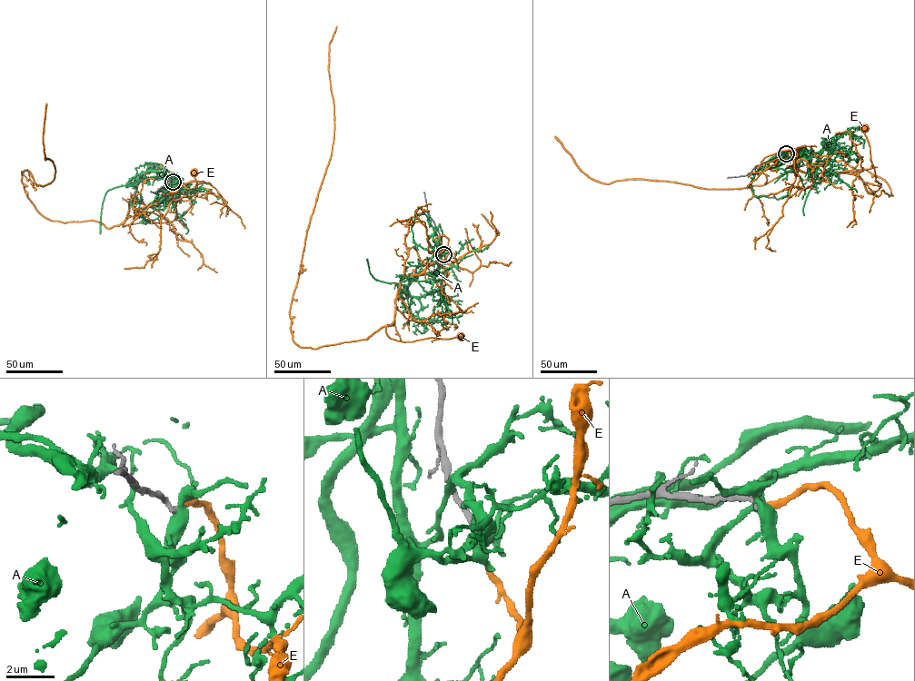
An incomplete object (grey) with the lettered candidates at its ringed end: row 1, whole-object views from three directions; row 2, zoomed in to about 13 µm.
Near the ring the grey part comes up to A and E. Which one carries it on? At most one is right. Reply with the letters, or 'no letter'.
E

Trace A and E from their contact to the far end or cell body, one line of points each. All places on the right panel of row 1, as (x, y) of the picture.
A: (786, 153), (802, 147), (817, 152), (826, 139), (831, 172), (857, 192)
E: (786, 153), (814, 182), (837, 173), (854, 173), (868, 192), (873, 192), (881, 184), (875, 180), (863, 127)

